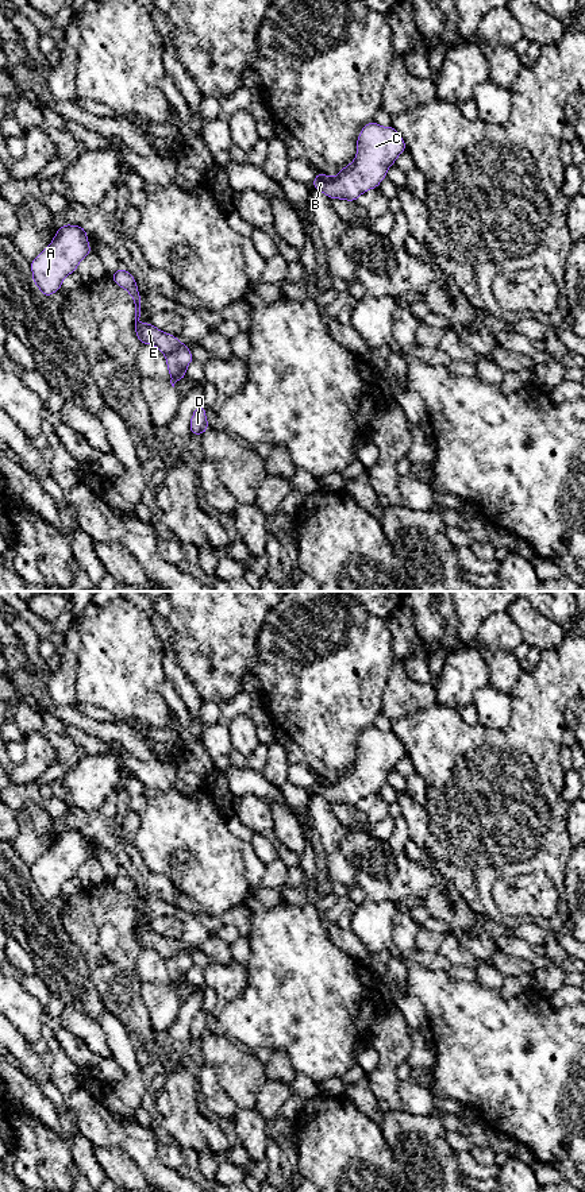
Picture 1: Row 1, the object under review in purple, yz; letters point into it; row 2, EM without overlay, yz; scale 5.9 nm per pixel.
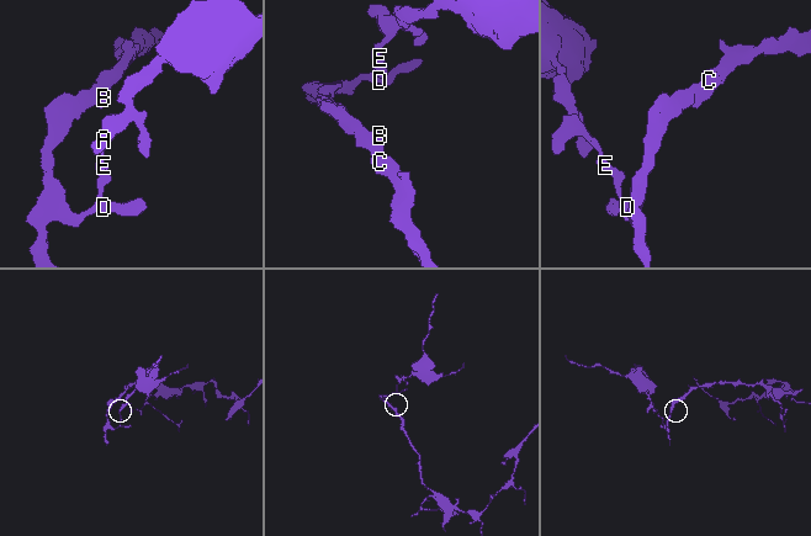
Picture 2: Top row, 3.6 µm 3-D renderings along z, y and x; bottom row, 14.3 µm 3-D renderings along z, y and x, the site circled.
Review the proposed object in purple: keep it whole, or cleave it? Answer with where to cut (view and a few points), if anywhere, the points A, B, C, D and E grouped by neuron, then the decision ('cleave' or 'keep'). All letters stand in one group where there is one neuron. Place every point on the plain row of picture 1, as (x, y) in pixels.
cut yz (179, 946), (165, 960); groups A E / B C D; cleave

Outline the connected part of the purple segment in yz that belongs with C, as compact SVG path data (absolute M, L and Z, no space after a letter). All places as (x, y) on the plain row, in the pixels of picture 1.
M374 725L365 729L357 744L357 761L345 771L336 782L317 778L312 790L328 803L357 806L357 803L374 792L386 782L388 774L396 767L397 761L407 755L404 744L393 730L381 732Z

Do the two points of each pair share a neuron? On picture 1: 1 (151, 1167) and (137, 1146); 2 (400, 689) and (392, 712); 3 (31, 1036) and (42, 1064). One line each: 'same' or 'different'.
1: same
2: same
3: different

